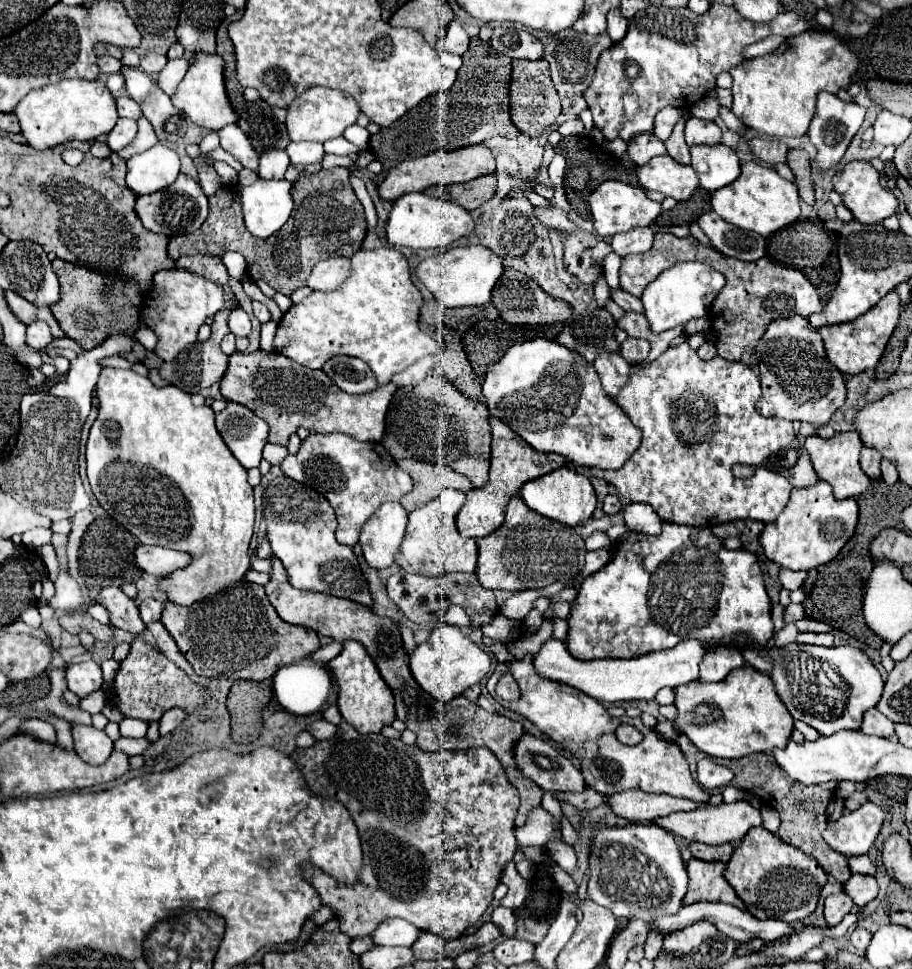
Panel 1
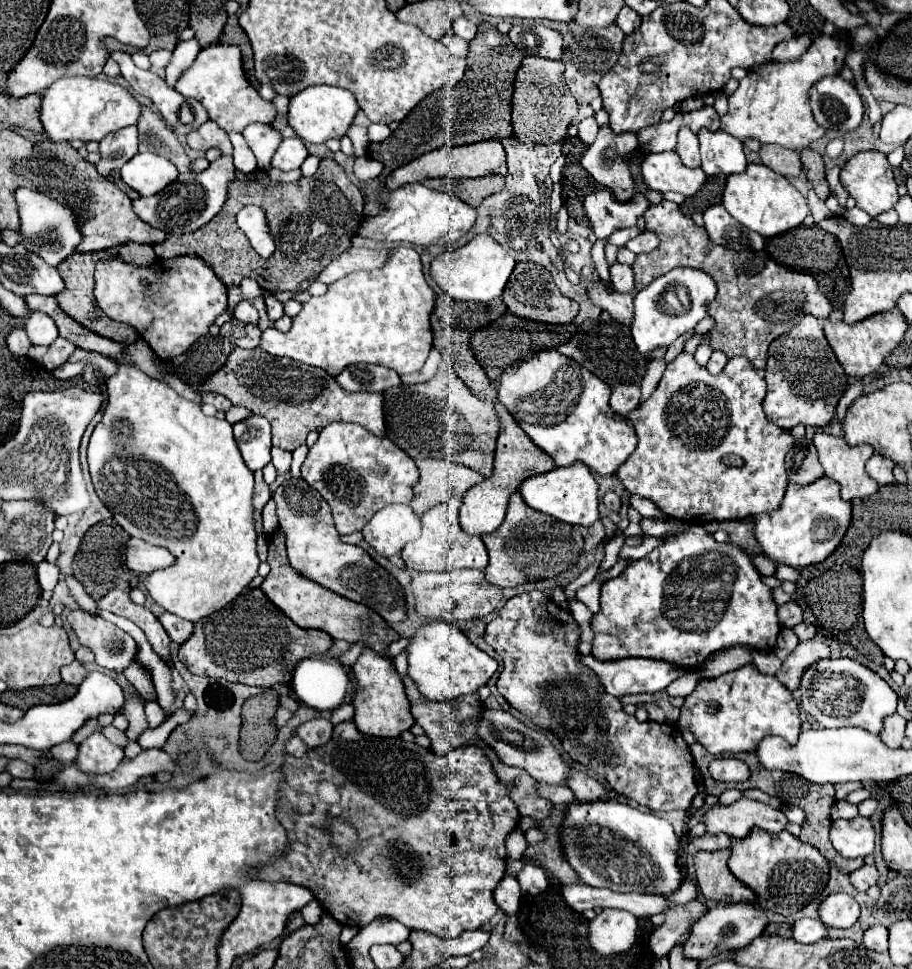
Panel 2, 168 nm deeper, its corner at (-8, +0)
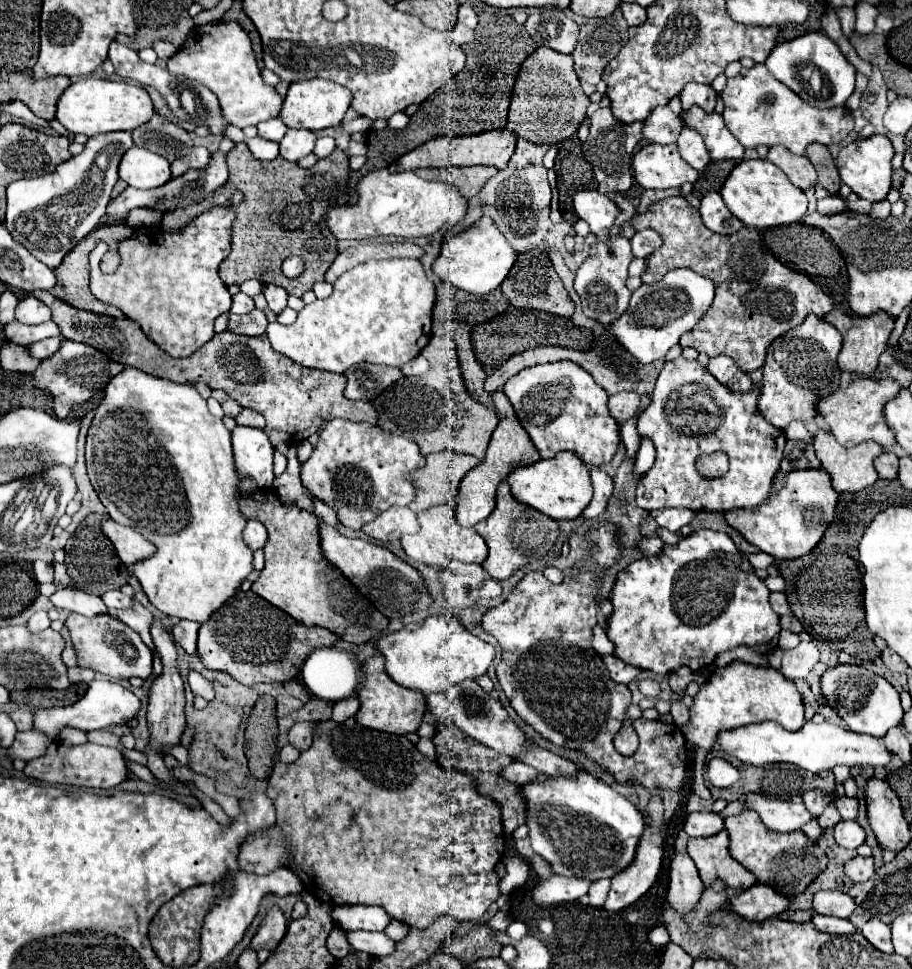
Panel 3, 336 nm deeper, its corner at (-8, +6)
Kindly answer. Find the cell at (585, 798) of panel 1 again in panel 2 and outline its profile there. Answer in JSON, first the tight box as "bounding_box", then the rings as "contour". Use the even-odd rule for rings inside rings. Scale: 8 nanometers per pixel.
{"bounding_box":[538,783,576,805],"contour":[[[538,783],[538,793],[542,797],[546,797],[548,801],[552,801],[554,805],[576,803],[576,797],[574,797],[574,793],[572,793],[572,789],[568,785],[540,785]]]}

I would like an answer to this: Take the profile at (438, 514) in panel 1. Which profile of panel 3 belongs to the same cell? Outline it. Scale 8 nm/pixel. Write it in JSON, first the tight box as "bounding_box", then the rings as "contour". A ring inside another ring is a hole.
{"bounding_box":[402,503,486,567],"contour":[[[446,503],[446,505],[436,505],[430,507],[428,511],[422,511],[418,515],[418,523],[420,523],[420,531],[416,535],[404,535],[402,547],[406,551],[406,555],[414,561],[422,561],[426,565],[432,567],[444,567],[448,561],[462,561],[462,563],[484,563],[486,559],[486,543],[484,539],[474,531],[474,529],[466,529],[462,527],[456,517],[454,517],[454,509]]]}

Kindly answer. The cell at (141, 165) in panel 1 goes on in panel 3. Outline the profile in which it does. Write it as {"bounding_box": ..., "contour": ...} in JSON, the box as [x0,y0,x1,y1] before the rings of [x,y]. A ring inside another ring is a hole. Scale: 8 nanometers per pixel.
{"bounding_box":[118,147,170,189],"contour":[[[130,147],[118,167],[120,179],[136,189],[152,189],[170,181],[170,163],[148,149]]]}

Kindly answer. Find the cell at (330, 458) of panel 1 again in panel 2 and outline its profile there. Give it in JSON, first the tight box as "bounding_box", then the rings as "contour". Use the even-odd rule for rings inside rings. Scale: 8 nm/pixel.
{"bounding_box":[302,423,418,535],"contour":[[[330,423],[320,431],[318,441],[310,447],[306,461],[302,463],[302,479],[308,481],[332,507],[332,517],[340,535],[350,535],[362,531],[362,527],[370,521],[370,517],[390,505],[390,503],[404,503],[408,505],[414,495],[414,485],[418,481],[418,469],[414,461],[396,447],[388,437],[376,437],[366,431],[362,425],[356,423]]]}

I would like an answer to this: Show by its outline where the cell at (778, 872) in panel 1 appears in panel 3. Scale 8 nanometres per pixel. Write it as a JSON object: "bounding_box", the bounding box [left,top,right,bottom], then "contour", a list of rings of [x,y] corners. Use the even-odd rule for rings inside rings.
{"bounding_box":[724,811,828,895],"contour":[[[744,811],[724,819],[724,827],[730,833],[730,855],[748,871],[752,871],[758,883],[774,887],[780,895],[800,895],[828,865],[826,853],[810,841],[802,831],[776,833],[766,829],[756,811]]]}

